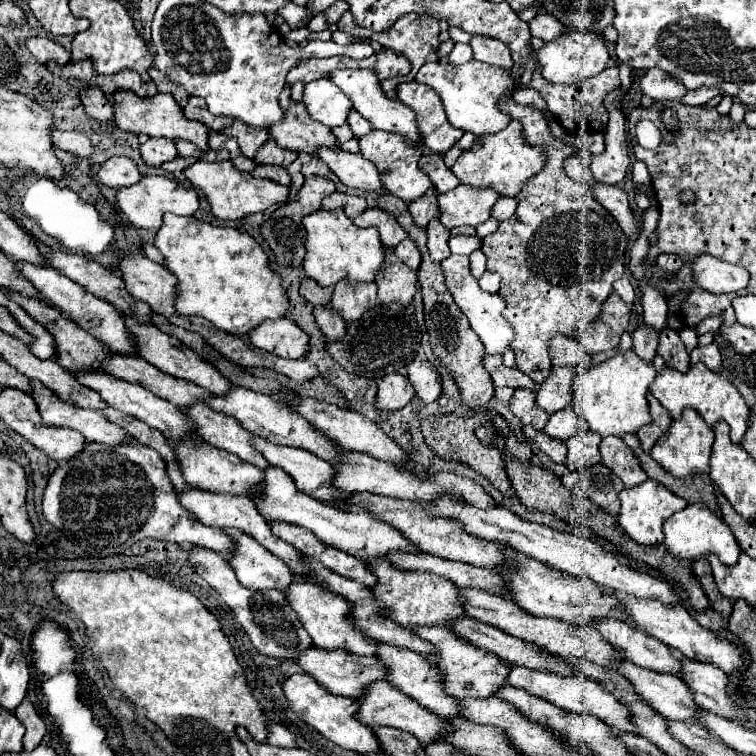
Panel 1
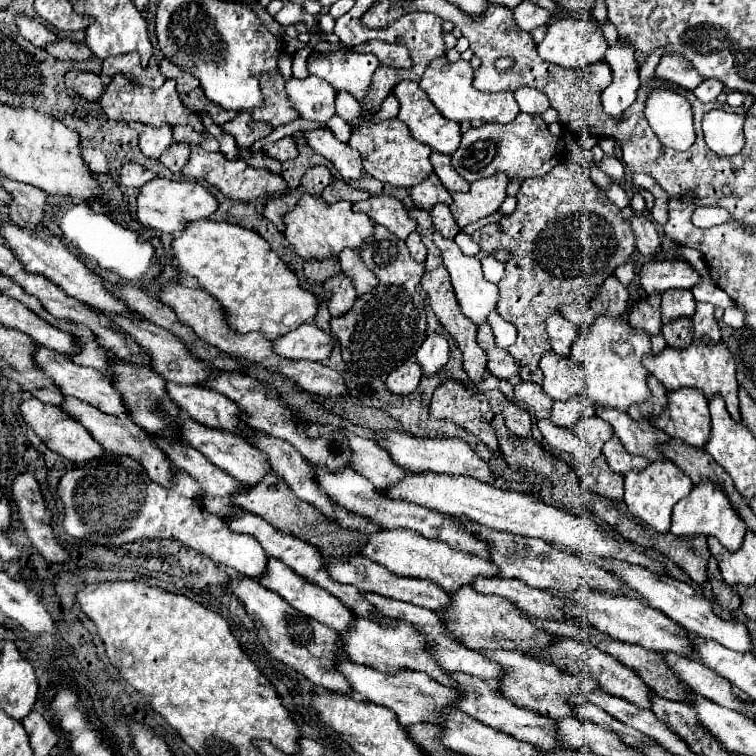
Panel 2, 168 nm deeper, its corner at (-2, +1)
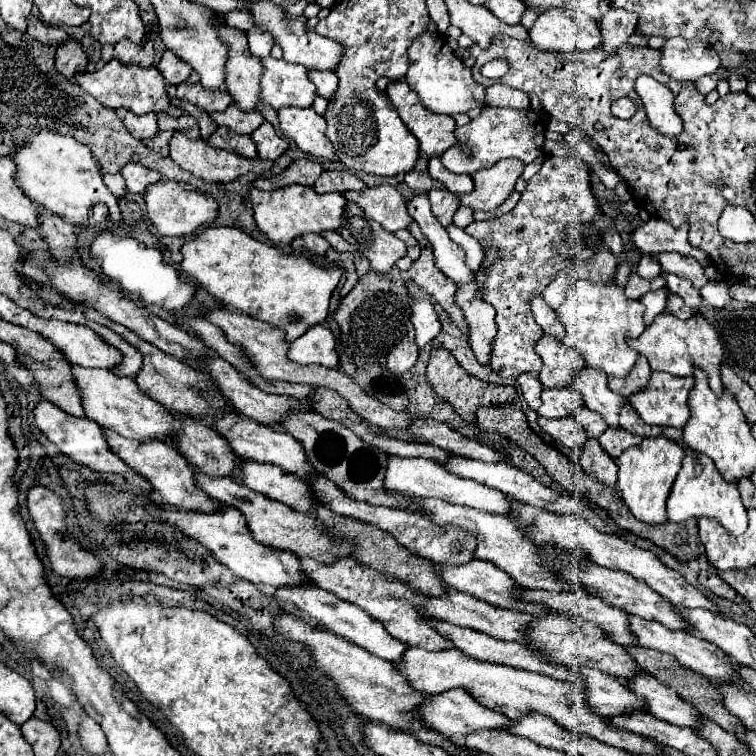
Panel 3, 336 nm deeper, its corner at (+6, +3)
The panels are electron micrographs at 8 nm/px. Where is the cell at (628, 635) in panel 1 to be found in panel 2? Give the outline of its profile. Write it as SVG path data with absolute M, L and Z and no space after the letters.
M660 651L660 655L664 655L664 661L668 663L668 667L672 667L672 673L680 681L690 685L692 691L696 691L698 695L704 695L706 699L712 699L714 703L722 707L746 713L746 705L738 699L732 685L724 677L720 677L716 671L710 671L698 659L688 659L684 655L672 655L668 651L666 653Z

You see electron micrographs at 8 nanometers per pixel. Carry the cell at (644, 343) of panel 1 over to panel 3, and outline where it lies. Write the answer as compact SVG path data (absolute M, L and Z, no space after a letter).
M630 273L628 281L626 281L626 295L630 299L640 299L644 293L654 291L654 289L662 289L666 287L664 277L656 277L656 281L644 281L638 273Z

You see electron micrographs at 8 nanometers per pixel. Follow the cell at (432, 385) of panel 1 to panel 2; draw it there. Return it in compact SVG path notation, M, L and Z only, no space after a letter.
M430 333L420 349L416 351L416 359L422 367L424 377L432 377L444 369L444 363L448 361L450 349L448 349L448 339L438 333Z

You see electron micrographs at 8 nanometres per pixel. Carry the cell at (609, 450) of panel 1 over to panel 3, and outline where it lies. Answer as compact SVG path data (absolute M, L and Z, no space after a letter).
M608 427L600 437L598 437L600 445L606 449L606 453L614 459L618 459L622 455L622 451L626 451L628 447L634 447L634 445L640 445L642 437L636 437L632 433L628 433L626 429L612 429Z

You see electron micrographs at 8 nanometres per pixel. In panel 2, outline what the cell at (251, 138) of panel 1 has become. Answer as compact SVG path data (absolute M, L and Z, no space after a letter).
M248 111L238 113L236 119L224 123L222 129L236 139L238 147L252 147L254 141L264 139L272 133L272 127L268 123L256 123Z

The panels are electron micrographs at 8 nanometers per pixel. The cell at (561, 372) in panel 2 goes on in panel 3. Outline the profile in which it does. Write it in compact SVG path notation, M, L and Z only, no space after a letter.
M544 335L538 341L536 353L544 363L538 379L546 389L568 387L572 383L572 377L576 375L574 369L580 369L584 365L584 359L580 357L580 353L576 353L576 349L568 349L568 345L552 335Z

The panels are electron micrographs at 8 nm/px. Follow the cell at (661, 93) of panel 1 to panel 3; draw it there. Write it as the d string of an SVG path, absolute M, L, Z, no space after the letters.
M672 37L662 47L662 69L678 81L696 81L702 75L712 75L720 67L718 53L704 41L686 41Z

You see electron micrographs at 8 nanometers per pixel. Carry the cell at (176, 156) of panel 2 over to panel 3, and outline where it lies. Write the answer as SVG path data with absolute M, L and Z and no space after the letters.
M158 131L158 135L156 137L152 137L152 139L148 139L148 141L144 141L146 143L146 147L148 149L152 149L152 151L158 151L160 155L168 155L168 141L170 141L170 137L172 137L172 133L170 131Z

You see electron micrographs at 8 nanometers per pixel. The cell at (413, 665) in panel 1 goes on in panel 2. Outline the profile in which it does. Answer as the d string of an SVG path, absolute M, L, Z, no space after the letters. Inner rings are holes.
M448 673L452 675L452 679L456 679L456 683L460 683L458 691L460 691L460 703L456 703L456 709L464 711L466 715L472 715L476 721L488 725L488 727L494 727L498 731L504 731L516 739L524 739L540 749L556 749L556 741L554 741L554 721L544 717L544 715L538 715L534 711L528 711L528 709L522 709L510 701L506 701L494 687L494 683L490 681L484 681L484 679L476 679L474 675L464 675L464 673ZM540 735L544 737L544 741L540 739ZM534 737L534 739L532 739Z

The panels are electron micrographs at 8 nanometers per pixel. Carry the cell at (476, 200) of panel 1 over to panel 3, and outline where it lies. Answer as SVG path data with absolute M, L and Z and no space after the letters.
M504 159L484 171L476 171L472 175L476 189L472 193L458 195L460 205L472 207L474 211L496 209L514 191L514 185L520 179L522 171L524 171L524 163L516 159Z

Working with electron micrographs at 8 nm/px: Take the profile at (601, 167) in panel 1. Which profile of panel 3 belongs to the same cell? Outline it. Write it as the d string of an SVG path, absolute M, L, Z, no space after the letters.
M612 9L602 17L602 45L606 51L616 51L636 31L636 15L624 9Z

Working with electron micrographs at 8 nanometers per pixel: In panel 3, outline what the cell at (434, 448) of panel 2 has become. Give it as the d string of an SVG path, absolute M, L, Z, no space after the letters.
M452 455L452 457L446 461L444 467L446 467L446 471L450 471L450 473L454 473L454 475L458 475L458 477L474 479L474 481L478 481L478 483L482 483L482 485L488 485L488 487L492 487L492 489L498 489L498 491L502 491L502 493L510 495L512 499L518 499L518 501L522 501L522 503L526 503L526 505L540 507L540 509L548 509L548 511L552 511L552 513L556 513L556 515L578 515L578 517L584 517L594 529L600 529L602 533L614 533L614 531L604 523L604 519L600 519L590 507L586 507L586 505L580 503L578 499L564 497L564 495L554 493L552 489L548 489L548 487L544 487L542 483L538 483L532 475L528 475L528 473L524 473L524 471L520 471L520 469L516 469L516 467L512 467L512 465L508 465L508 463L496 463L496 465L494 465L494 463L484 463L484 461L474 461L474 459L468 459L468 457Z

